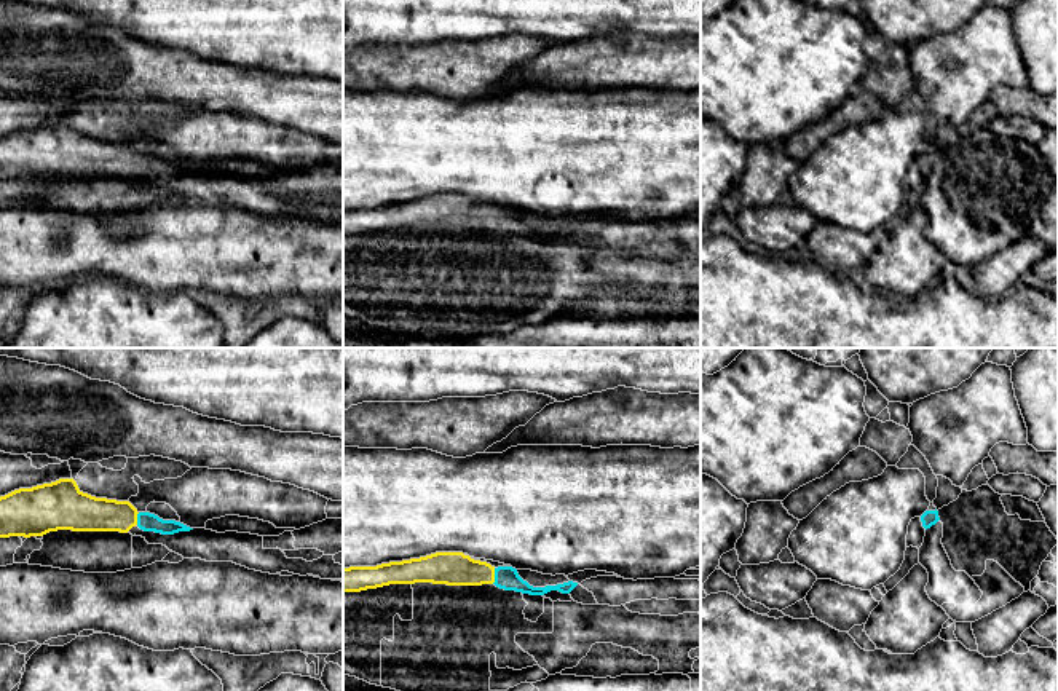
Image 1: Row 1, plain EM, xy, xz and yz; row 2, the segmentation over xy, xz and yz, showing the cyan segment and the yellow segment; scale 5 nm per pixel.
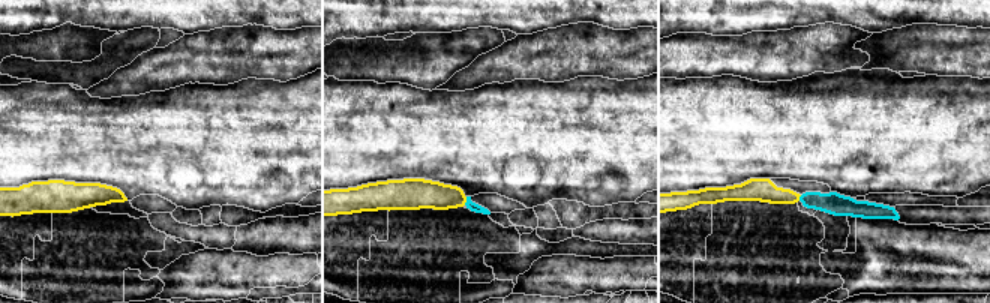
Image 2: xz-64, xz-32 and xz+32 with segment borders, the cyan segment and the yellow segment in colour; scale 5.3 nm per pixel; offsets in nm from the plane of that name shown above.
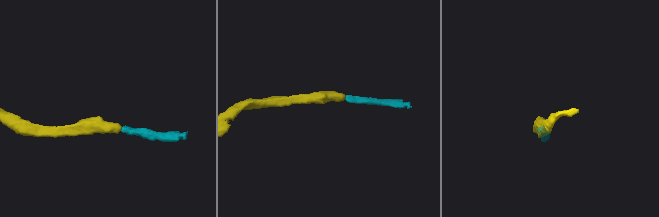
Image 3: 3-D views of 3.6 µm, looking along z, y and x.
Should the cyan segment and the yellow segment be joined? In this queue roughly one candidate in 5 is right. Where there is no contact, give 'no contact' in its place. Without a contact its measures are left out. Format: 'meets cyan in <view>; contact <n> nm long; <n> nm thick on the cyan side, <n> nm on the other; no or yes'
meets cyan in xz; contact 80 nm long; 120 nm thick on the cyan side, 180 nm on the other; yes

